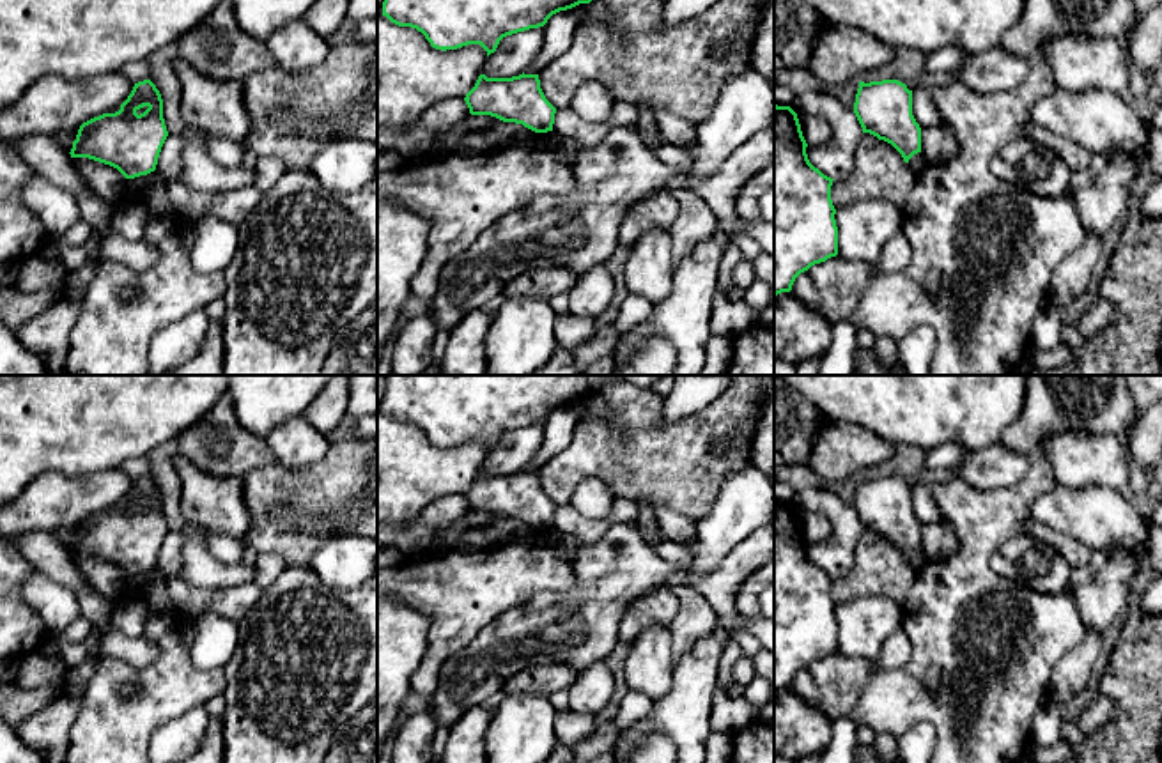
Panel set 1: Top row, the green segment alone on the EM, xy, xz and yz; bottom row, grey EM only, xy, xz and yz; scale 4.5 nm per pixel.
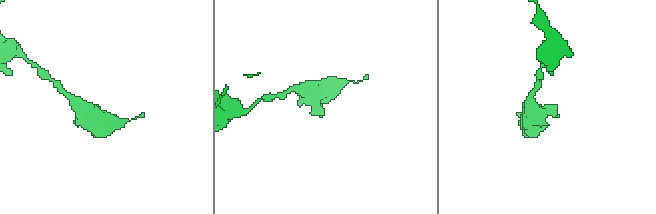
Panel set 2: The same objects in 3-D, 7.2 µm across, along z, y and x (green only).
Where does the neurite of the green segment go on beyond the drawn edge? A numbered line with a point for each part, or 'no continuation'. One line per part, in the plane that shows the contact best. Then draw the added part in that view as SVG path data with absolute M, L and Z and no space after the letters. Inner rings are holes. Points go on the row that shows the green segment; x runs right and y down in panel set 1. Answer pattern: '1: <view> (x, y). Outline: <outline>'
no continuation

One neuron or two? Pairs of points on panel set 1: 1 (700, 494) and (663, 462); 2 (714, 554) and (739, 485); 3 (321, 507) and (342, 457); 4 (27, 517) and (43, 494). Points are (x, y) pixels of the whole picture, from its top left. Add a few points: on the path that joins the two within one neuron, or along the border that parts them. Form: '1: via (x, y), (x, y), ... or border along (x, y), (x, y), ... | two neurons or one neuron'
1: via (691, 485), (672, 466) | one neuron
2: via (716, 537), (735, 516), (739, 503) | one neuron
3: via (328, 494), (342, 480), (342, 470) | one neuron
4: via (32, 512), (43, 500) | one neuron

